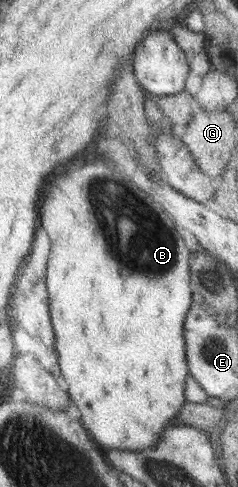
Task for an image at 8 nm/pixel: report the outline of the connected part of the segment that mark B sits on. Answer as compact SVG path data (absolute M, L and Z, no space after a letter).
M93 161L77 167L75 171L63 173L51 181L51 187L45 199L38 207L40 223L47 231L50 239L50 252L47 260L46 288L52 328L55 334L55 349L58 363L68 387L67 393L75 401L81 412L80 420L84 428L93 435L97 443L107 449L142 450L158 443L161 430L172 425L185 403L184 385L190 376L184 340L184 321L187 312L193 306L193 291L190 283L189 250L185 241L175 230L173 218L165 213L163 207L155 207L149 194L141 190L130 178L110 164L108 161Z

